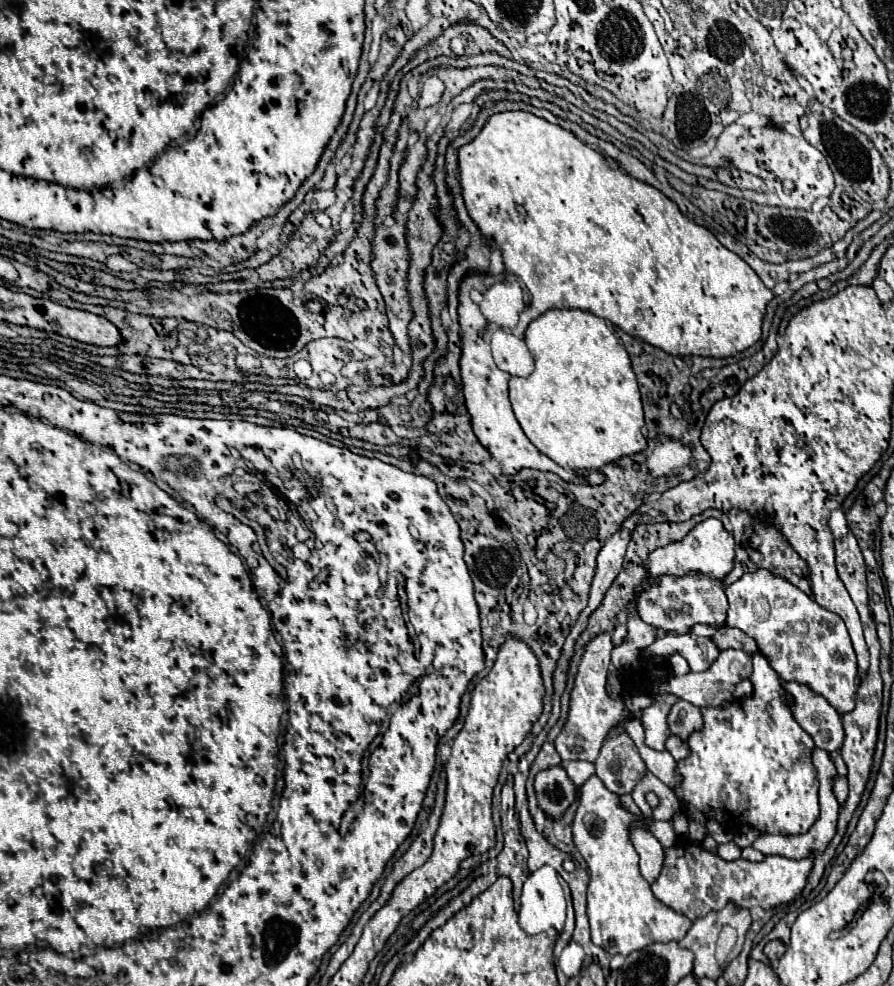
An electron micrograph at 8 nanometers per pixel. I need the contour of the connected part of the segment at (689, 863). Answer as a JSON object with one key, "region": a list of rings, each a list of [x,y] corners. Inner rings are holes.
{"region":[[[684,837],[676,841],[672,849],[666,849],[664,869],[656,883],[652,883],[654,895],[678,913],[684,913],[692,921],[704,917],[710,911],[722,909],[728,901],[752,909],[772,909],[780,903],[792,901],[804,889],[808,875],[814,867],[814,855],[804,859],[788,859],[782,855],[766,855],[762,863],[752,863],[746,859],[724,861],[714,853],[708,853],[700,845],[690,845]]]}

